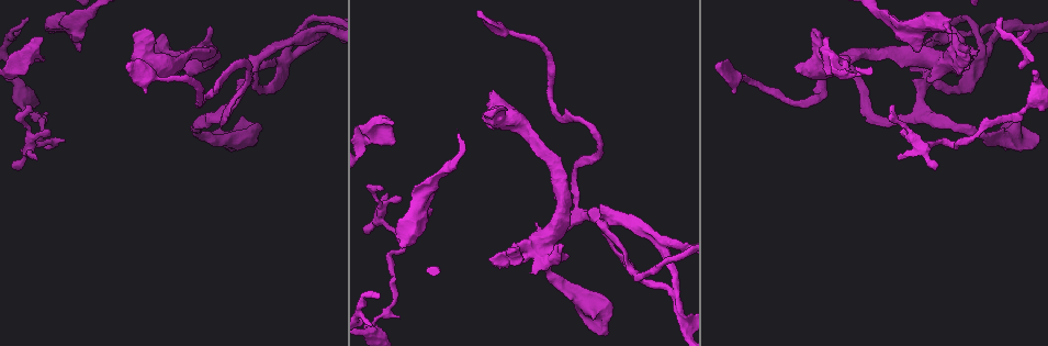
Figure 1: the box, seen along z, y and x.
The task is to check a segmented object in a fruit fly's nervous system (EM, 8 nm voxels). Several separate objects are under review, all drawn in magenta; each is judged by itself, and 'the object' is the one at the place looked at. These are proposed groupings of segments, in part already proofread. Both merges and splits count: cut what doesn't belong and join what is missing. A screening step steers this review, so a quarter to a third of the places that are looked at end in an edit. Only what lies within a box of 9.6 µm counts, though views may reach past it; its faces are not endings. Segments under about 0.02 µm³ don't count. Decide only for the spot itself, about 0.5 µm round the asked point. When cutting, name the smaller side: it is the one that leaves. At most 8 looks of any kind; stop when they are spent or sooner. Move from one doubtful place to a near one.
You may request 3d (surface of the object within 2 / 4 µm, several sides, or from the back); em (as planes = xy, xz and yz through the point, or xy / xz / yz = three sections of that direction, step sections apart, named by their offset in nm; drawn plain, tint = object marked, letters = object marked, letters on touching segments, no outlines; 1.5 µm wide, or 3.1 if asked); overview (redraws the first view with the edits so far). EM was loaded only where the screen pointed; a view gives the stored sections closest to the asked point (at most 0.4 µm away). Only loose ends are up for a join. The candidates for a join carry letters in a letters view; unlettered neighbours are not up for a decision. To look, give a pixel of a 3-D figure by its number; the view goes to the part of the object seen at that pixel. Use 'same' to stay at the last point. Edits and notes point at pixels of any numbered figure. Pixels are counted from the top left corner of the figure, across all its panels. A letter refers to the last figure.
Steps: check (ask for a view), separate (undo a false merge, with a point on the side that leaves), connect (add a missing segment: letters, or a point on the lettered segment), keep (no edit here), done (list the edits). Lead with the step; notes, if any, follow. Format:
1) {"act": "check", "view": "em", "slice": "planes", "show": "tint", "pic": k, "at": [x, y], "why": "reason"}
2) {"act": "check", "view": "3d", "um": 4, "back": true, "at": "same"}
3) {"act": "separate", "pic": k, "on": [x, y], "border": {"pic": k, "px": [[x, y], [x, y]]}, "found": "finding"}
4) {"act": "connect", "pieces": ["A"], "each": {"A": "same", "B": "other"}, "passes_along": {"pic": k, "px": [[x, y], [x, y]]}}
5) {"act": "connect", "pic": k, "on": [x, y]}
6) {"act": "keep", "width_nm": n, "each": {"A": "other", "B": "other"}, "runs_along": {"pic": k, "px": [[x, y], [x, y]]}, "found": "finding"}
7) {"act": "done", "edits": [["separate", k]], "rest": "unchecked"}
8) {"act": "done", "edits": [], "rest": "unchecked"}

{"act": "check", "view": "em", "slice": "xy", "step": 8, "show": "letters", "pic": 1, "at": [967, 53], "why": "thick end"}

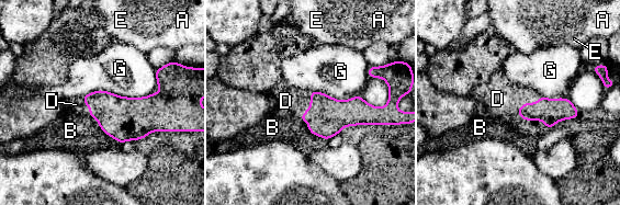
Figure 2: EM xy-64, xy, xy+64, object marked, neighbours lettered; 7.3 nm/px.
{"act": "connect", "pieces": ["D"], "each": {"A": "other", "B": "other", "D": "same", "E": "other", "G": "other"}, "passes_along": {"pic": 2, "px": [[551, 111], [528, 120], [500, 100]]}, "found": "the neuron continues"}

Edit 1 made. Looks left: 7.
{"act": "check", "view": "overview", "why": "redraw"}

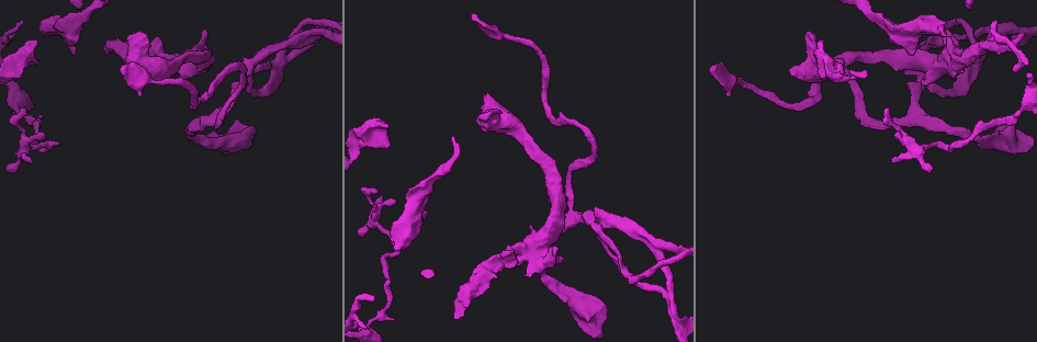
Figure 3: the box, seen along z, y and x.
{"act": "check", "view": "em", "slice": "planes", "show": "tint", "pic": 3, "at": [47, 147], "why": "abrupt turn"}

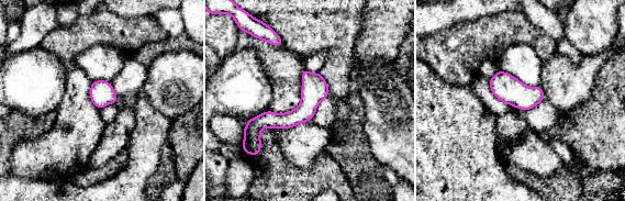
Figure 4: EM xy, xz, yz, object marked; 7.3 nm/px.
{"act": "check", "view": "em", "slice": "planes", "show": "letters", "at": "same", "why": "see the neighbours"}

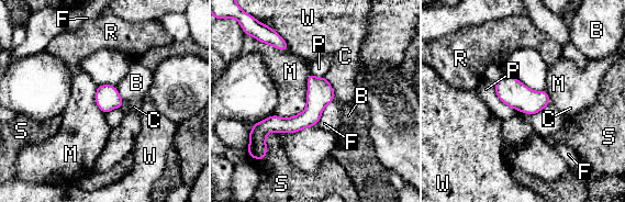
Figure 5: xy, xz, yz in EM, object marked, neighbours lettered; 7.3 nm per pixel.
{"act": "keep", "longest_contact_nm": ["M", 260], "each": {"B": "other", "C": "other", "F": "other", "M": "other", "P": "other", "R": "other", "S": "other", "W": "other"}, "runs_along": {"pic": 5, "px": [[327, 86], [299, 122], [259, 135]]}, "found": "one neuron here"}

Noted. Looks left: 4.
{"act": "check", "view": "3d", "um": 4, "pic": 3, "at": [792, 74], "why": "free end"}

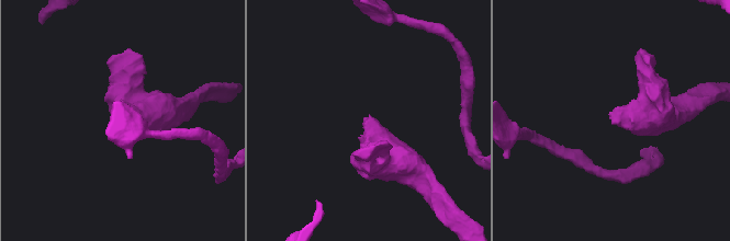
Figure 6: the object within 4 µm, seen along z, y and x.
{"act": "check", "view": "em", "slice": "planes", "show": "letters", "pic": 6, "at": [370, 118], "why": "shape alone is not enough"}

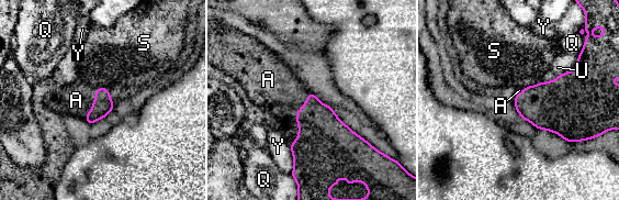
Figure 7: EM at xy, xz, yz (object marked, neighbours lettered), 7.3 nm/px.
{"act": "connect", "pieces": ["A"], "each": {"A": "same", "Q": "other", "S": "other", "U": "other", "Y": "other"}, "passes_along": {"pic": 7, "px": [[102, 106], [92, 104], [76, 100]]}, "found": "the neuron continues"}

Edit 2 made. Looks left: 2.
{"act": "done", "edits": [["connect", 2], ["connect", 7]], "rest": "unchecked"}

